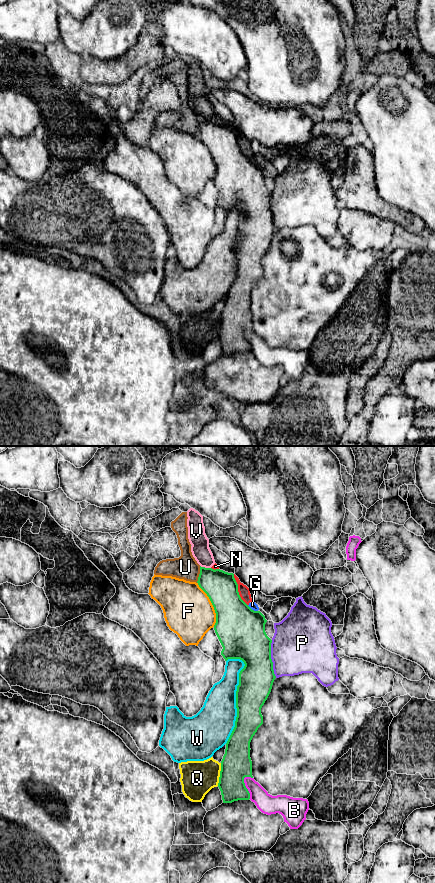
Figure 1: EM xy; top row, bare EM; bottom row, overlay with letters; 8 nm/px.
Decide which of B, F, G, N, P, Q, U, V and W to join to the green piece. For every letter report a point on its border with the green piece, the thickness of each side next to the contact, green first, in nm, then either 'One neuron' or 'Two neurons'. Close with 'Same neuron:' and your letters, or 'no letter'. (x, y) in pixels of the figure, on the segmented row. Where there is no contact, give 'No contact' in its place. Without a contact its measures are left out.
B: Touches green at xy (245, 787). Thickness 240 nm (green) against 160 nm. Two neurons
F: Touches green at xy (212, 604). Thickness 340 nm (green) against 400 nm. Two neurons
G: Touches green at xy (251, 609). Thickness 380 nm (green) against 60 nm. Two neurons
N: Touches green at xy (237, 590). Thickness 320 nm (green) against 90 nm. Two neurons
P: Touches green at xy (271, 659). Thickness 320 nm (green) against 440 nm. Two neurons
Q: Touches green at xy (220, 774). Thickness 240 nm (green) against 280 nm. Two neurons
U: Touches green at xy (199, 574). Thickness 260 nm (green) against 190 nm. Two neurons
V: Touches green at xy (204, 567). Thickness 260 nm (green) against 150 nm. Two neurons
W: Touches green at xy (236, 701). Thickness 280 nm (green) against 320 nm. Two neurons
Same neuron: no letter

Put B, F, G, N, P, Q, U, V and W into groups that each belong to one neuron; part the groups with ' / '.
B / F / G N V / P / Q / U / W

